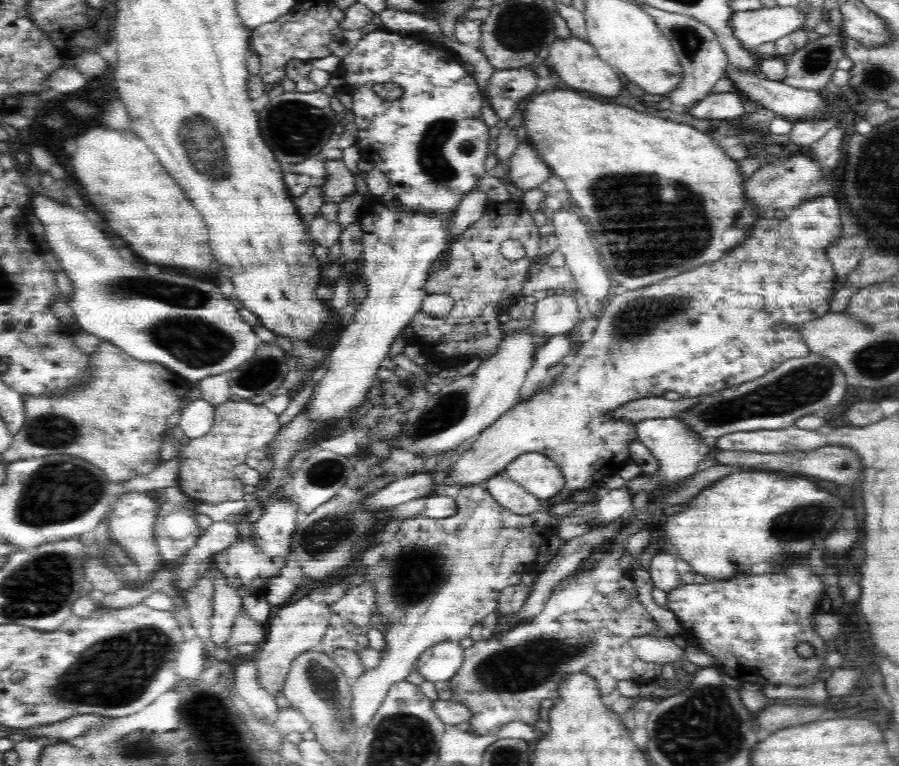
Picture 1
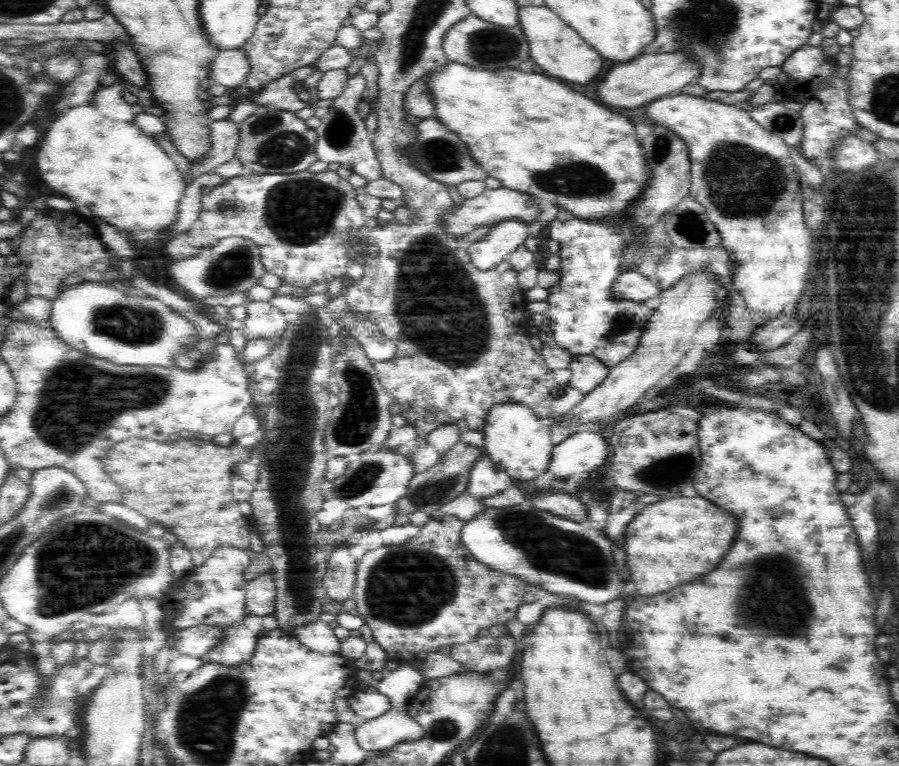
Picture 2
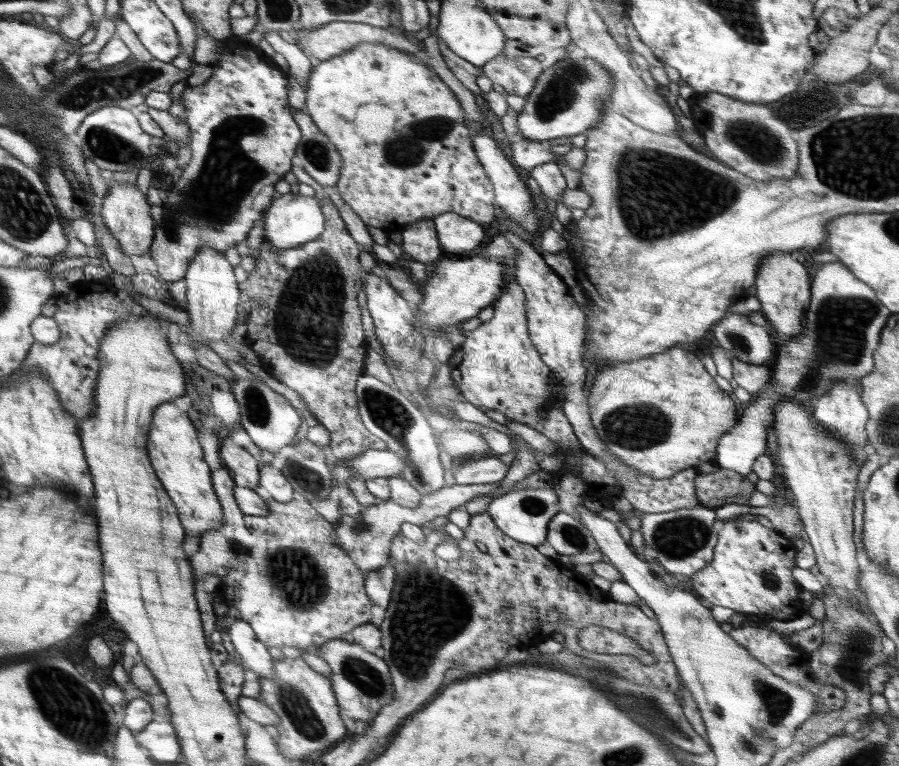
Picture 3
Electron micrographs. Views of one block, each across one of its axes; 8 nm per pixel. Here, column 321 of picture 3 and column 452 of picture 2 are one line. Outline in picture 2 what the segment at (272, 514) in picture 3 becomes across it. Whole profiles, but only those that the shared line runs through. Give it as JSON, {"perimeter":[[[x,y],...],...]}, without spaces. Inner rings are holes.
{"perimeter":[[[446,515],[441,518],[433,517],[421,527],[421,532],[416,537],[412,537],[410,540],[403,542],[404,544],[400,544],[400,546],[382,546],[382,548],[376,548],[376,550],[365,553],[363,557],[357,561],[356,580],[353,590],[353,599],[356,600],[357,612],[364,619],[366,626],[370,628],[373,634],[373,640],[384,649],[389,660],[398,663],[418,662],[426,658],[429,652],[438,651],[442,646],[468,644],[468,642],[476,640],[476,636],[480,634],[482,628],[494,627],[496,624],[505,624],[508,620],[516,616],[518,608],[523,603],[522,597],[529,582],[522,579],[522,577],[496,571],[496,569],[492,569],[488,567],[488,565],[476,561],[476,559],[470,555],[469,549],[462,544],[462,539],[460,539],[460,532],[462,532],[464,524],[466,524],[466,521],[460,520],[452,515]]]}

